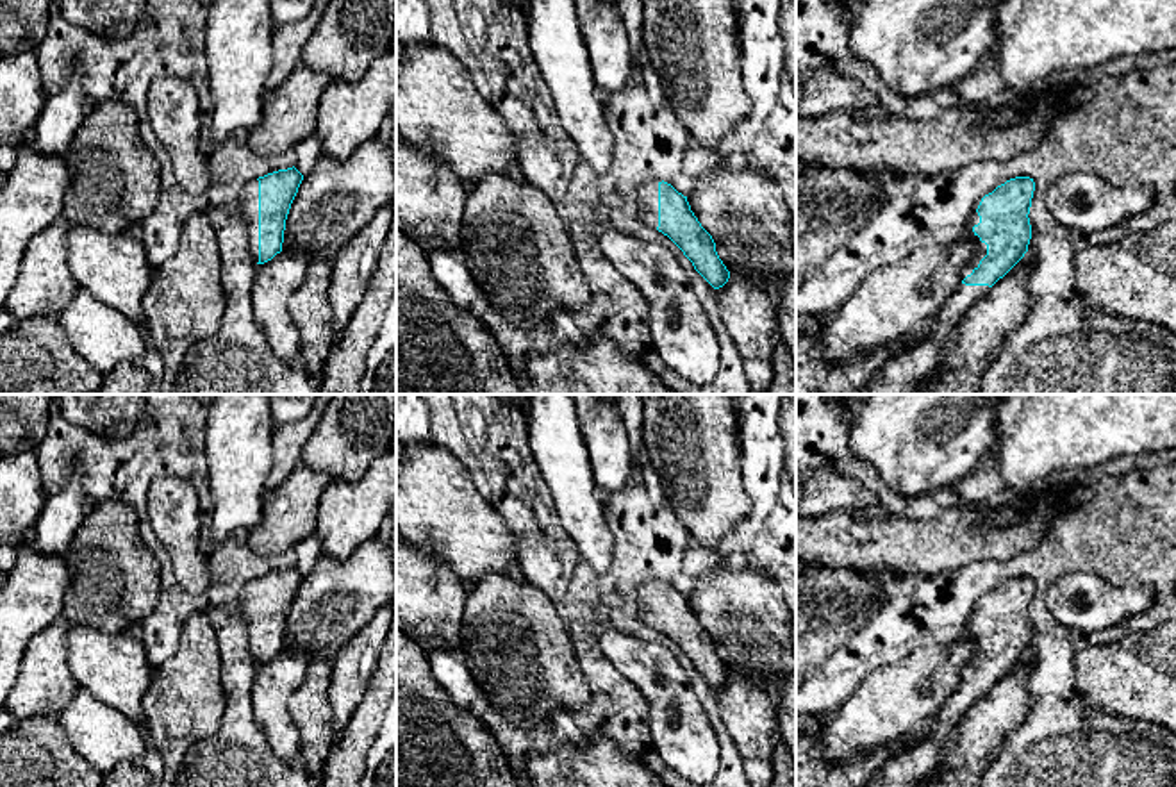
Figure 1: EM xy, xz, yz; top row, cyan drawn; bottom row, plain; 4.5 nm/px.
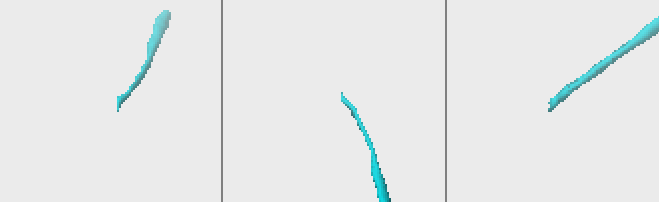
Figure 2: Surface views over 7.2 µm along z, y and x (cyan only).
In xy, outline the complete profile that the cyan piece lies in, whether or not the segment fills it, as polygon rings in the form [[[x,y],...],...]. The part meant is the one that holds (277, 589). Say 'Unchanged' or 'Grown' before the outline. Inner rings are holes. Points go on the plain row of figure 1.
Grown. [[[293,566],[250,580],[241,591],[248,648],[255,664],[282,651],[286,619],[303,575]]]

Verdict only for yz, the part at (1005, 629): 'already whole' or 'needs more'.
needs more

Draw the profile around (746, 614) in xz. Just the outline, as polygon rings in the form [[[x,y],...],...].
[[[719,559],[694,582],[687,601],[701,626],[712,635],[716,651],[730,675],[758,685],[773,701],[778,701],[787,676],[796,667],[792,651],[796,619],[785,603],[780,585],[757,567],[735,569],[725,559]]]

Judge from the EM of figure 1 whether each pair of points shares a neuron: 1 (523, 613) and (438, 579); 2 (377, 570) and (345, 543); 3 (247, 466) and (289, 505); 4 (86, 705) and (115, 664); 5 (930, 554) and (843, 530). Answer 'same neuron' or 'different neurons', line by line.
1: different neurons
2: different neurons
3: different neurons
4: different neurons
5: same neuron

